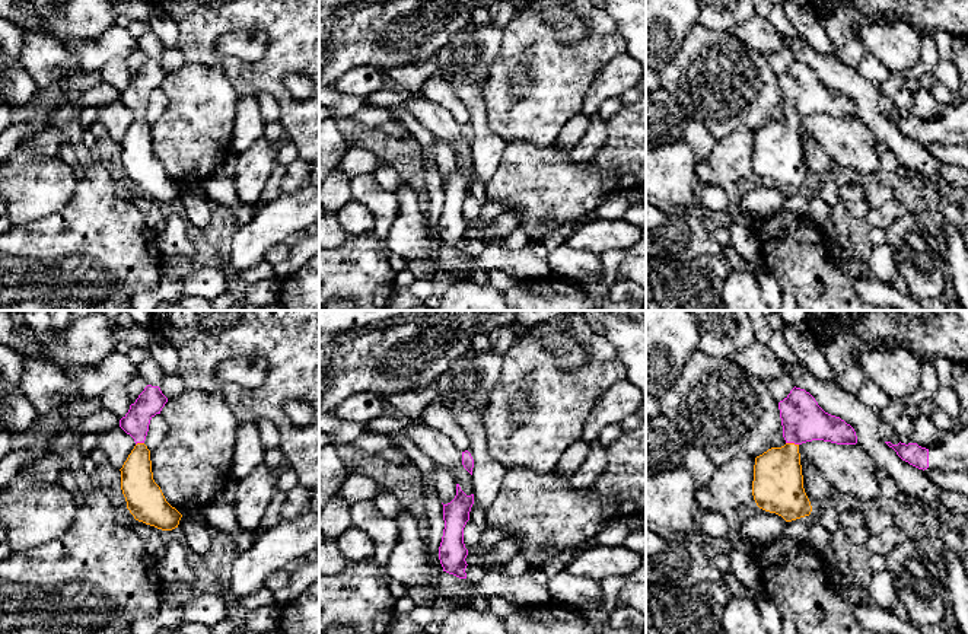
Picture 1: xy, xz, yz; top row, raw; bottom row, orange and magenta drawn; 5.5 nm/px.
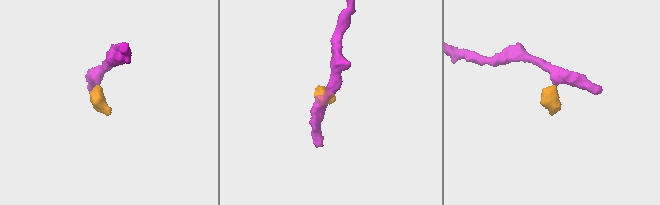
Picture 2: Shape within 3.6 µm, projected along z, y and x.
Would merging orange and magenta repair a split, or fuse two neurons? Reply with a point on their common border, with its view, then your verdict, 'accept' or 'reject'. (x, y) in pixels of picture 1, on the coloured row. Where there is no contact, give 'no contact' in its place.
yz (792, 443) | accept

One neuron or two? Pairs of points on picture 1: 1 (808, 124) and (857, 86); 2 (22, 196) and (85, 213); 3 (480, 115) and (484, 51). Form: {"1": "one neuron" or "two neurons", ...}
{"1": "two neurons", "2": "two neurons", "3": "one neuron"}

